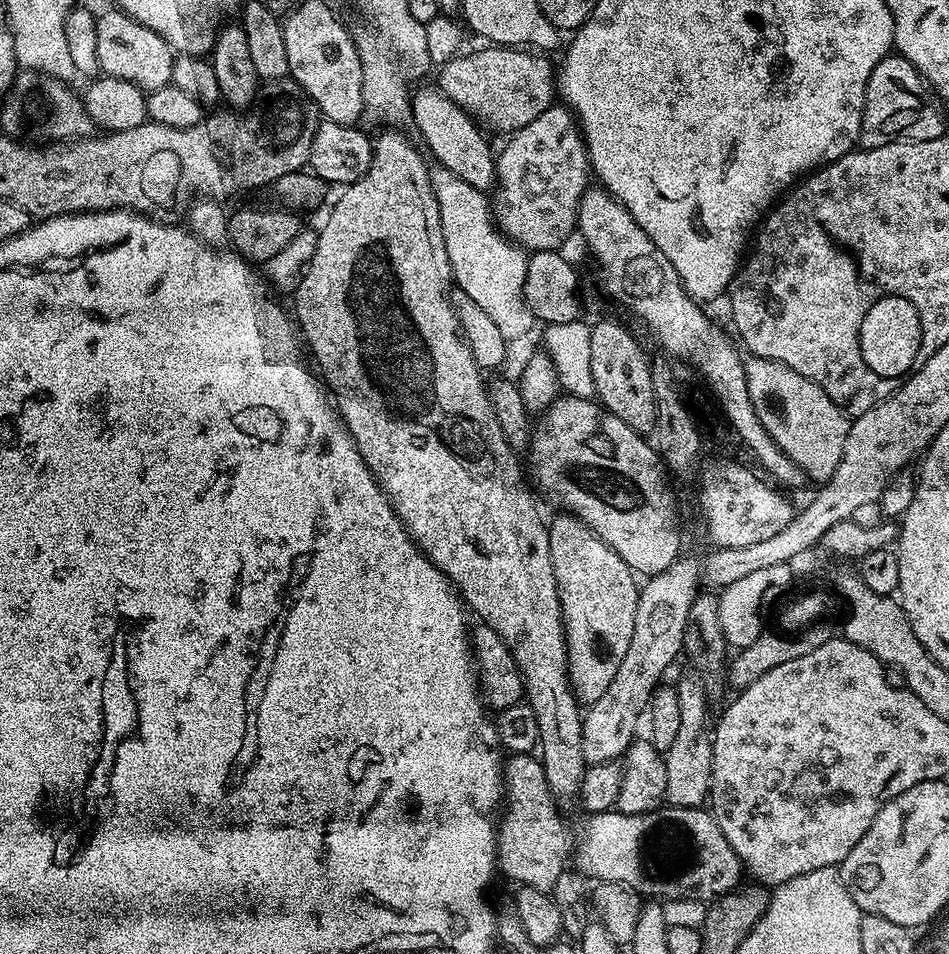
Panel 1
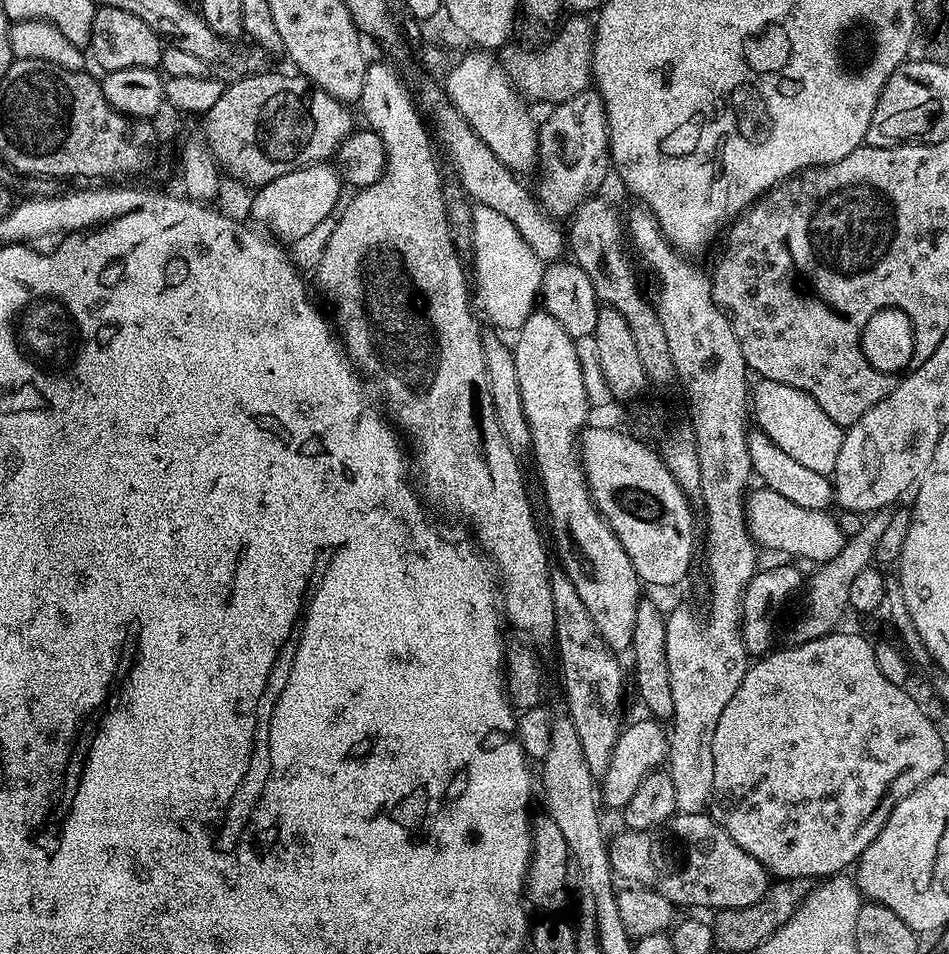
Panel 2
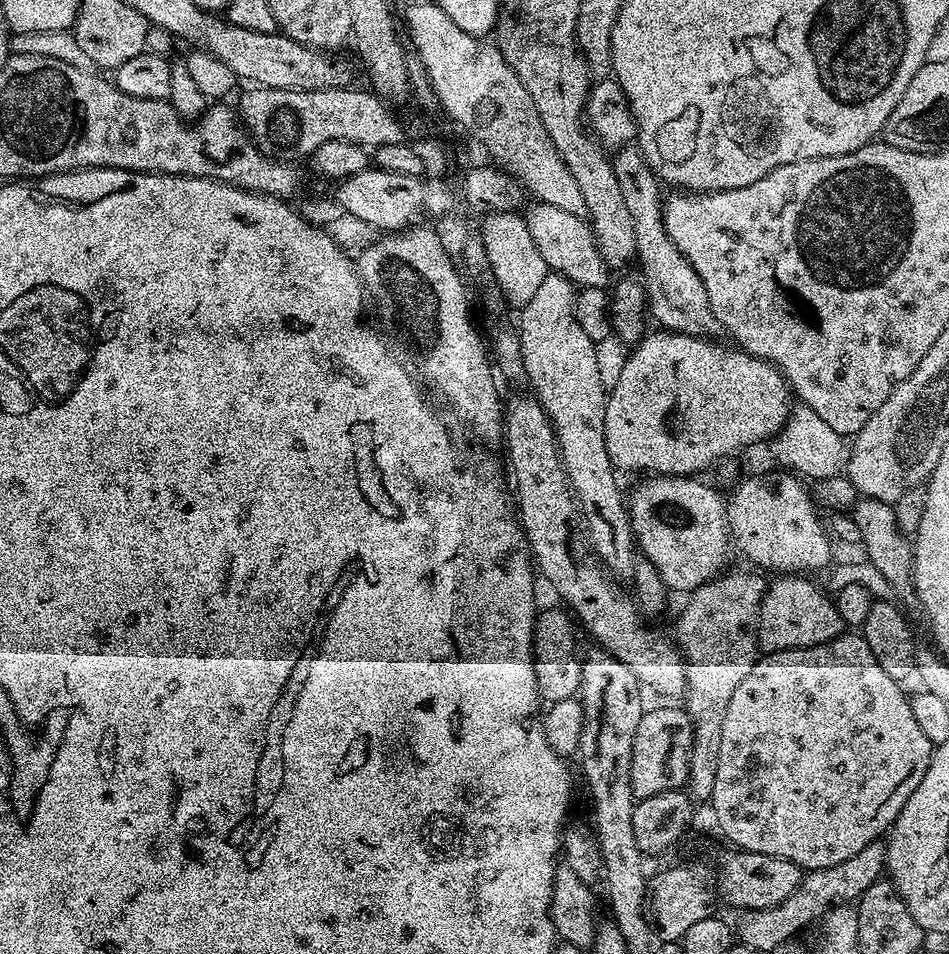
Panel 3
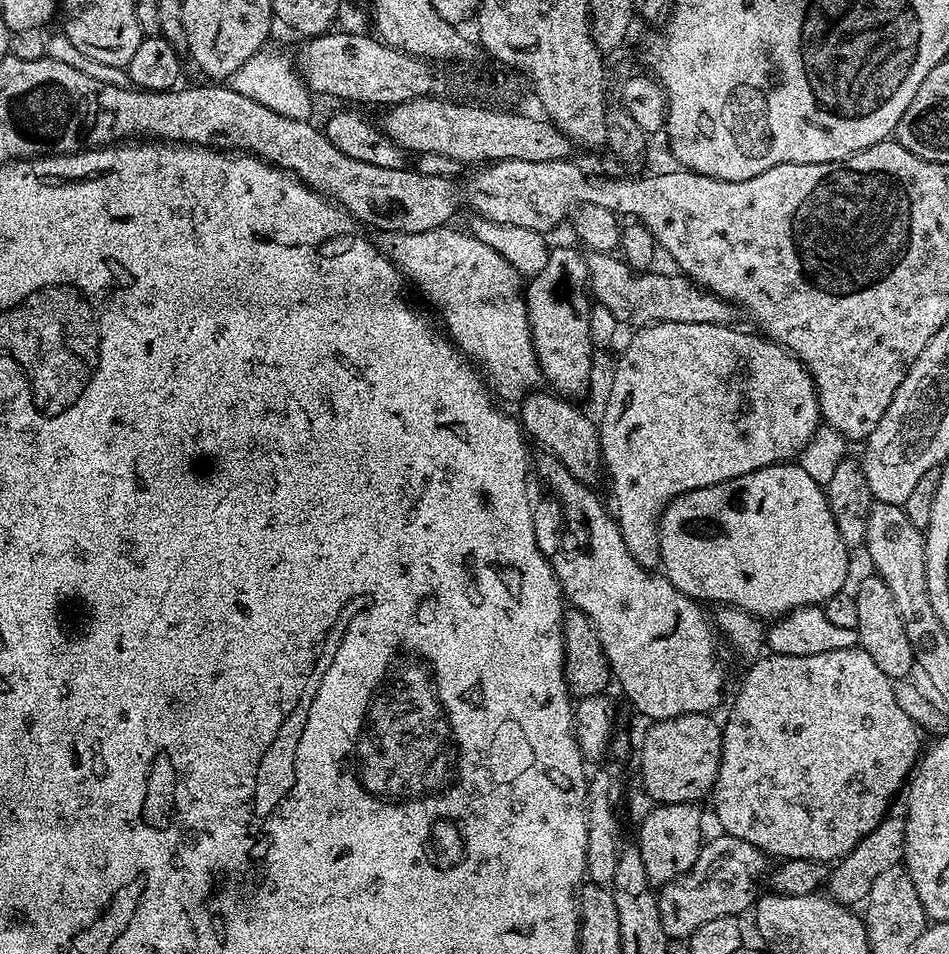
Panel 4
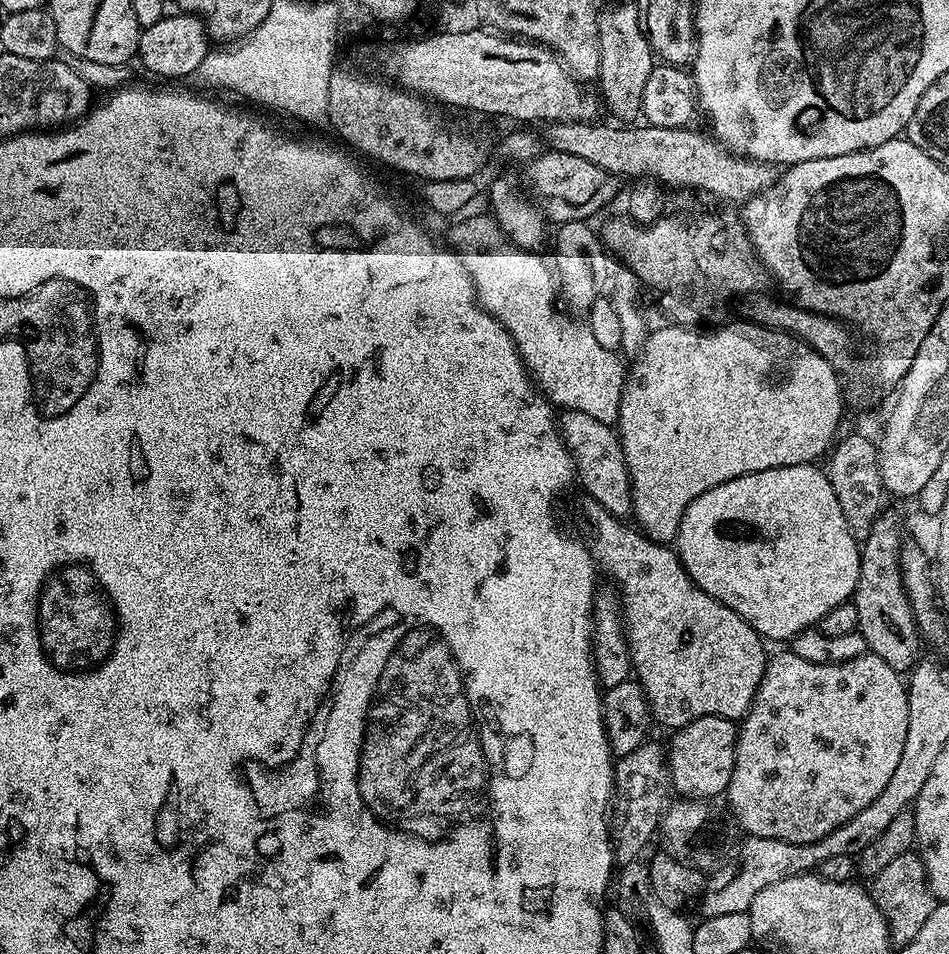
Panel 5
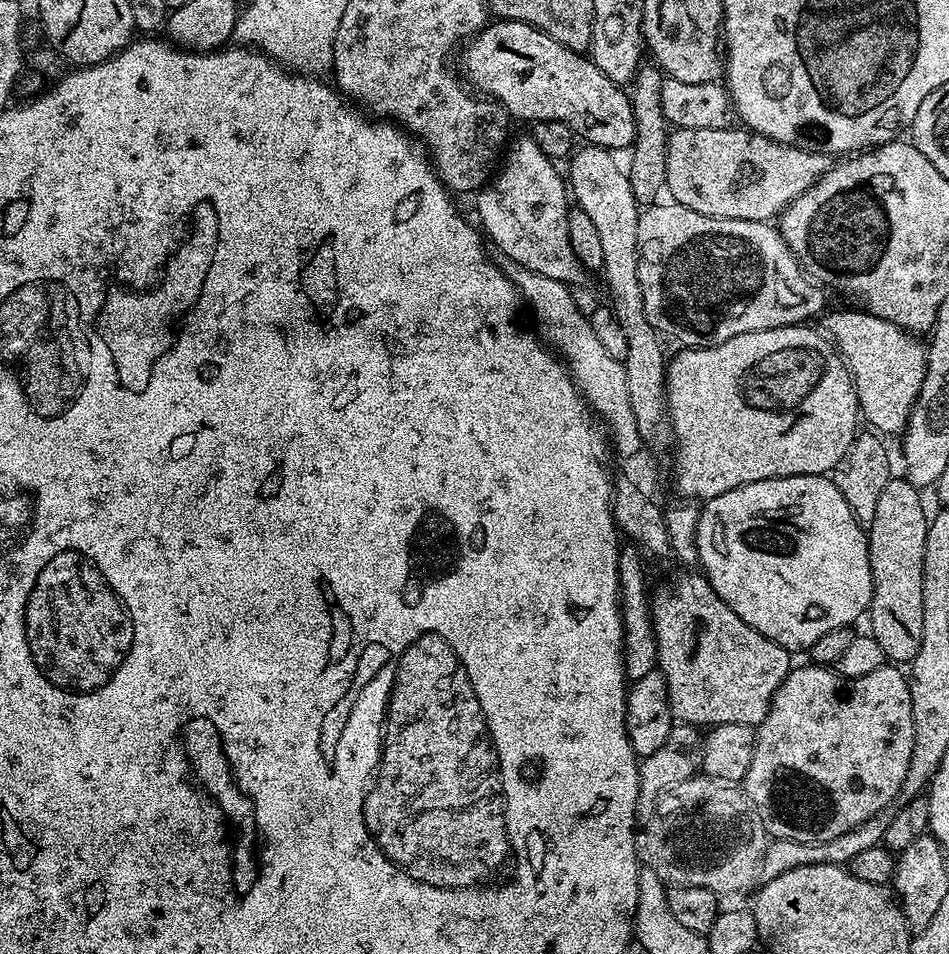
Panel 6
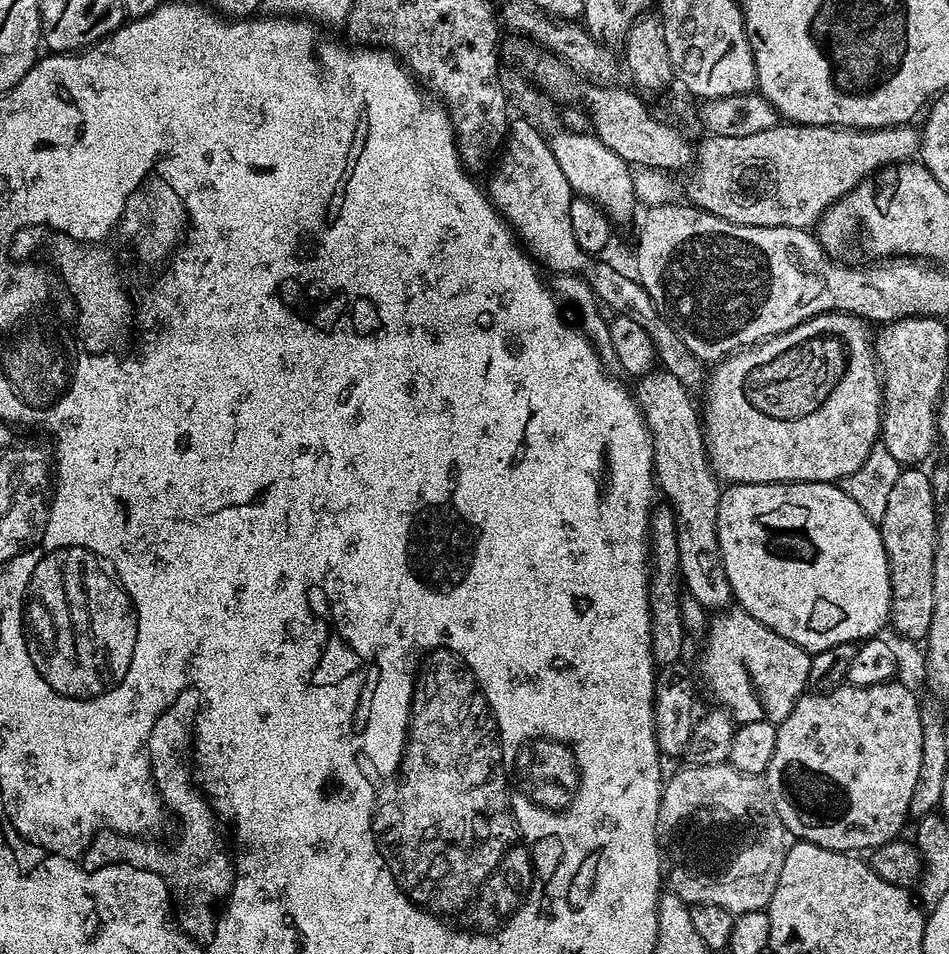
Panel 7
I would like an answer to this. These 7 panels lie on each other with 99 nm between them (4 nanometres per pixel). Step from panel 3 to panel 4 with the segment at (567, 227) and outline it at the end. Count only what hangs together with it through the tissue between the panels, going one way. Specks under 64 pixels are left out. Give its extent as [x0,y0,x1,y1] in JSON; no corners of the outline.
[587,252,738,326]

